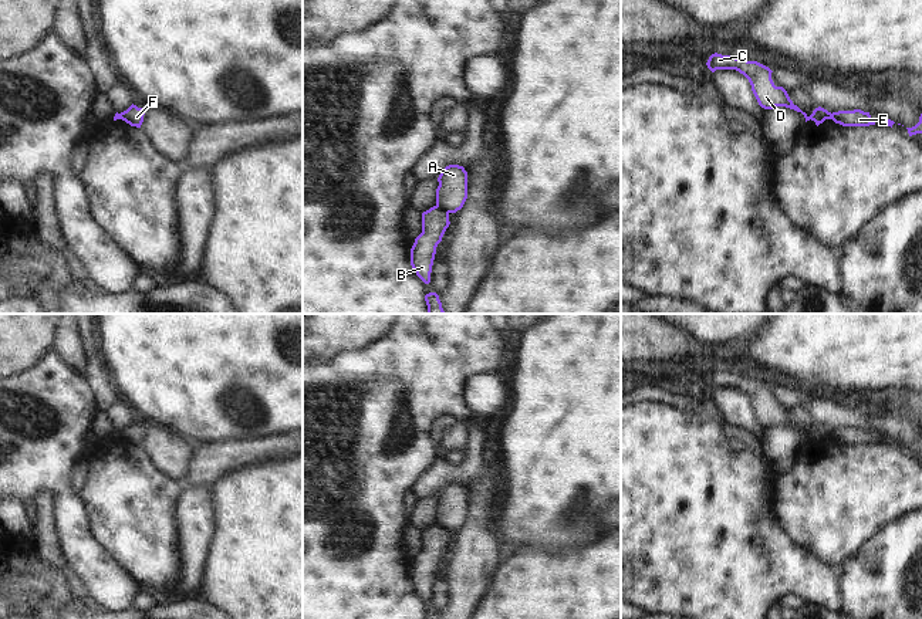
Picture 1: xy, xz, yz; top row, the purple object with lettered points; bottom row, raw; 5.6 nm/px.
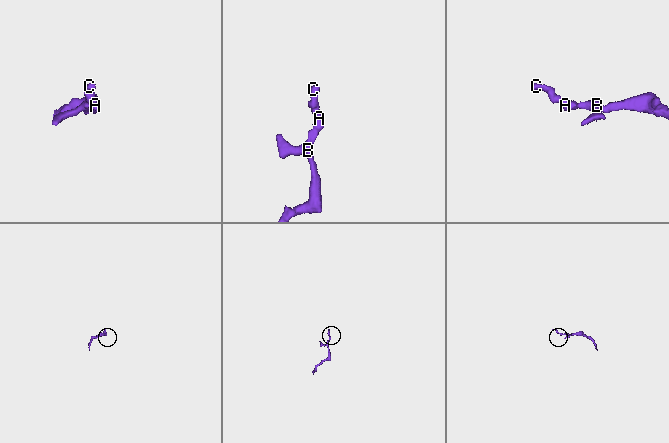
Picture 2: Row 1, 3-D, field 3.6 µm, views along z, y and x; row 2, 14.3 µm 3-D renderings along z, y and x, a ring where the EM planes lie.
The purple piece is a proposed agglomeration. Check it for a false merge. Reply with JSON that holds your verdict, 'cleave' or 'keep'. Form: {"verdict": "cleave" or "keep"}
{"verdict": "cleave"}

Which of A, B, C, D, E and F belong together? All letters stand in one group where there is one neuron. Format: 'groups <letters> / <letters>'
groups A C D F / B E

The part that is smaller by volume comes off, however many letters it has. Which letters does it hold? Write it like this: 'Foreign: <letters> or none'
Foreign: A, C, D, F

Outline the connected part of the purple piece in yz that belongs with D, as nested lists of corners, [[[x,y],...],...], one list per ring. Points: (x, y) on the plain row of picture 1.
[[[715,371],[709,375],[706,383],[712,390],[716,388],[736,388],[743,392],[749,398],[759,423],[764,427],[786,424],[801,430],[806,440],[811,437],[817,444],[825,437],[831,437],[832,432],[821,424],[815,426],[810,434],[803,430],[797,423],[793,422],[783,405],[774,403],[771,398],[773,389],[757,379],[747,379],[743,375],[736,376],[733,373],[722,373]]]

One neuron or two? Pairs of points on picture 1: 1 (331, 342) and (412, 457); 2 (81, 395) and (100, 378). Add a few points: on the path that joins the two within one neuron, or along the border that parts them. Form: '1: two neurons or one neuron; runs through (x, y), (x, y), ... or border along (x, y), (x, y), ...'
1: two neurons; border along (370, 342), (340, 351), (317, 366)
2: two neurons; border along (83, 374), (97, 392), (98, 411)

